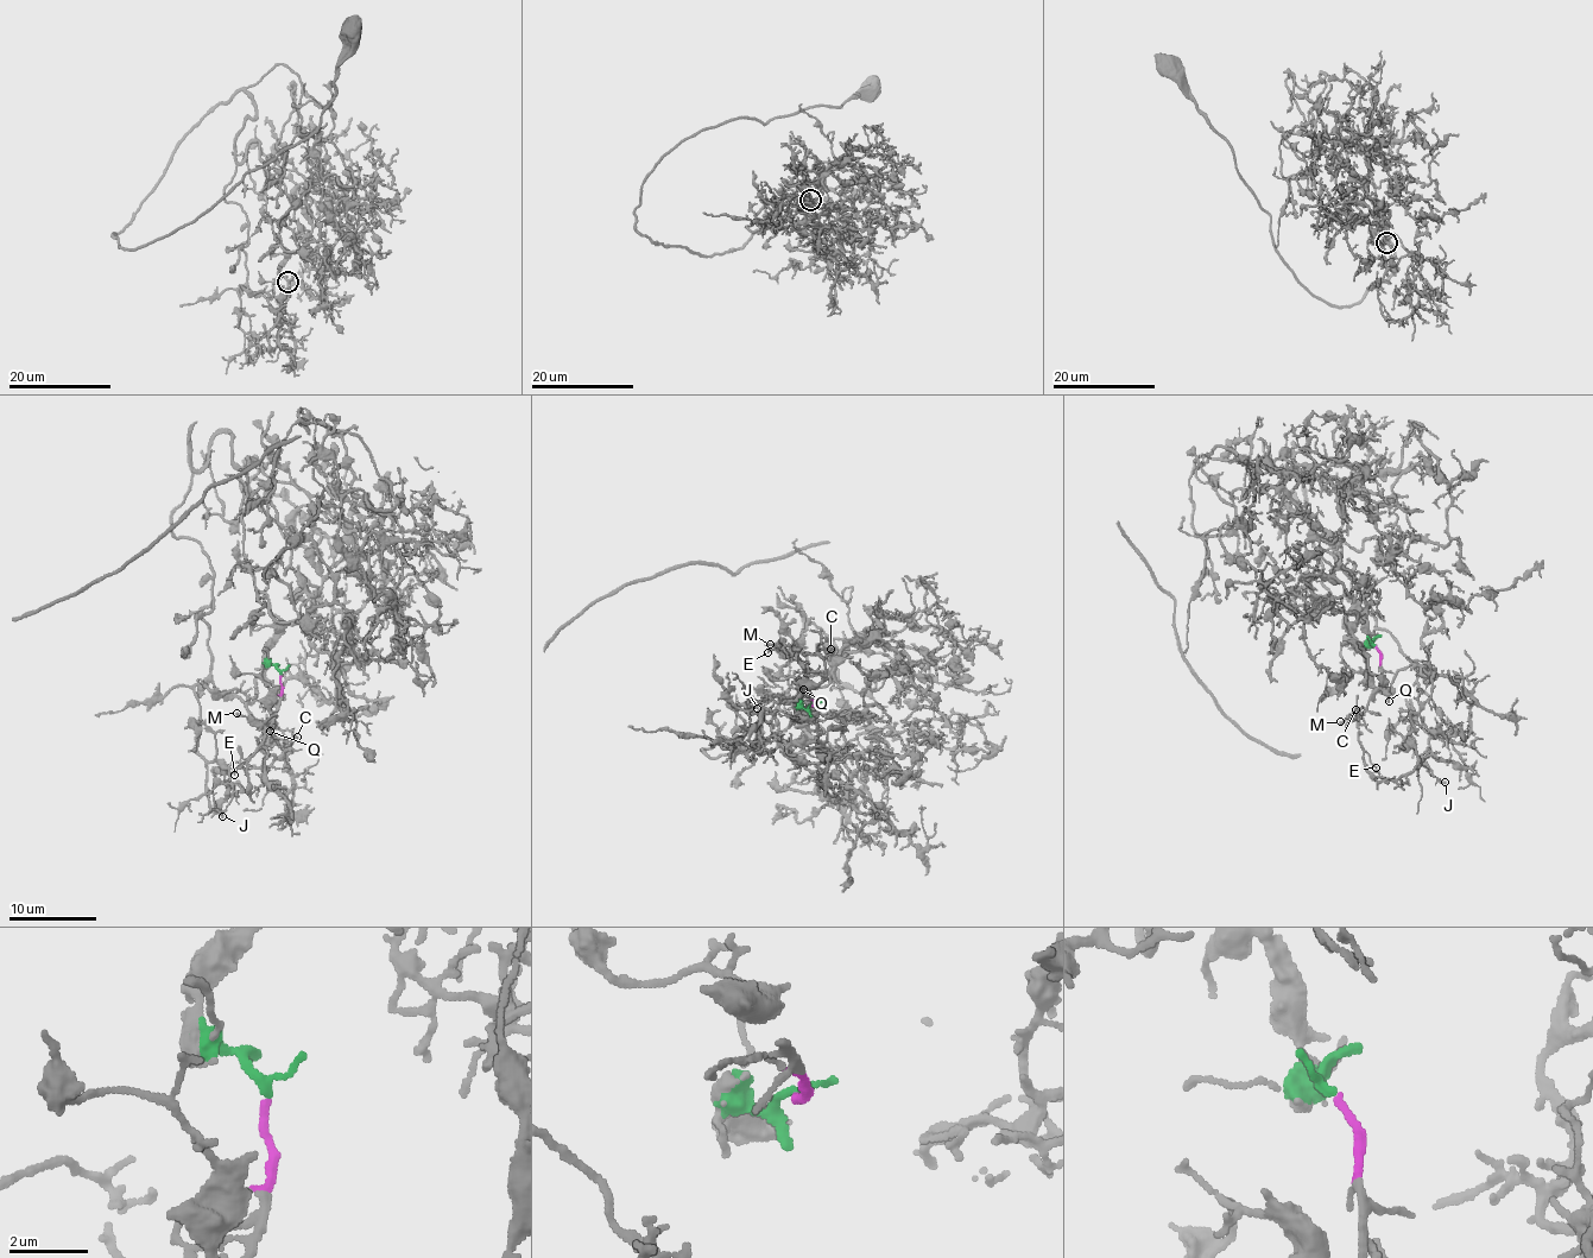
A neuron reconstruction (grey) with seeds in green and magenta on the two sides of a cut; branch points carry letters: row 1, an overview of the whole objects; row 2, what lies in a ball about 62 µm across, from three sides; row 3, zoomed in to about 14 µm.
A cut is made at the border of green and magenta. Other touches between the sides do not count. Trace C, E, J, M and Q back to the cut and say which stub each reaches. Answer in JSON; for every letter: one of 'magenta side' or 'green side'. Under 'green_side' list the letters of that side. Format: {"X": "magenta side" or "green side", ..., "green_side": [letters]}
{"C": "magenta side", "E": "magenta side", "J": "green side", "M": "magenta side", "Q": "magenta side", "green_side": ["J"]}

